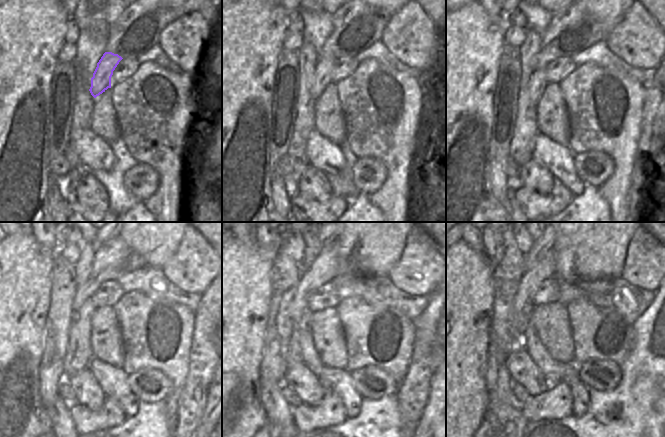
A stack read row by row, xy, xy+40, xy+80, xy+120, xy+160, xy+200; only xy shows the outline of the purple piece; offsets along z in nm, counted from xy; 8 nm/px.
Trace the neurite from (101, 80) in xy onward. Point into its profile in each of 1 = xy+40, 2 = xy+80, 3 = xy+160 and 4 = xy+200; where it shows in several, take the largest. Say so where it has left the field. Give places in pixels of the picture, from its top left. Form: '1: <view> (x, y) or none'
1: xy+40 (323, 69)
2: xy+80 (538, 82)
3: xy+160 (311, 359)
4: xy+200 (552, 370)

